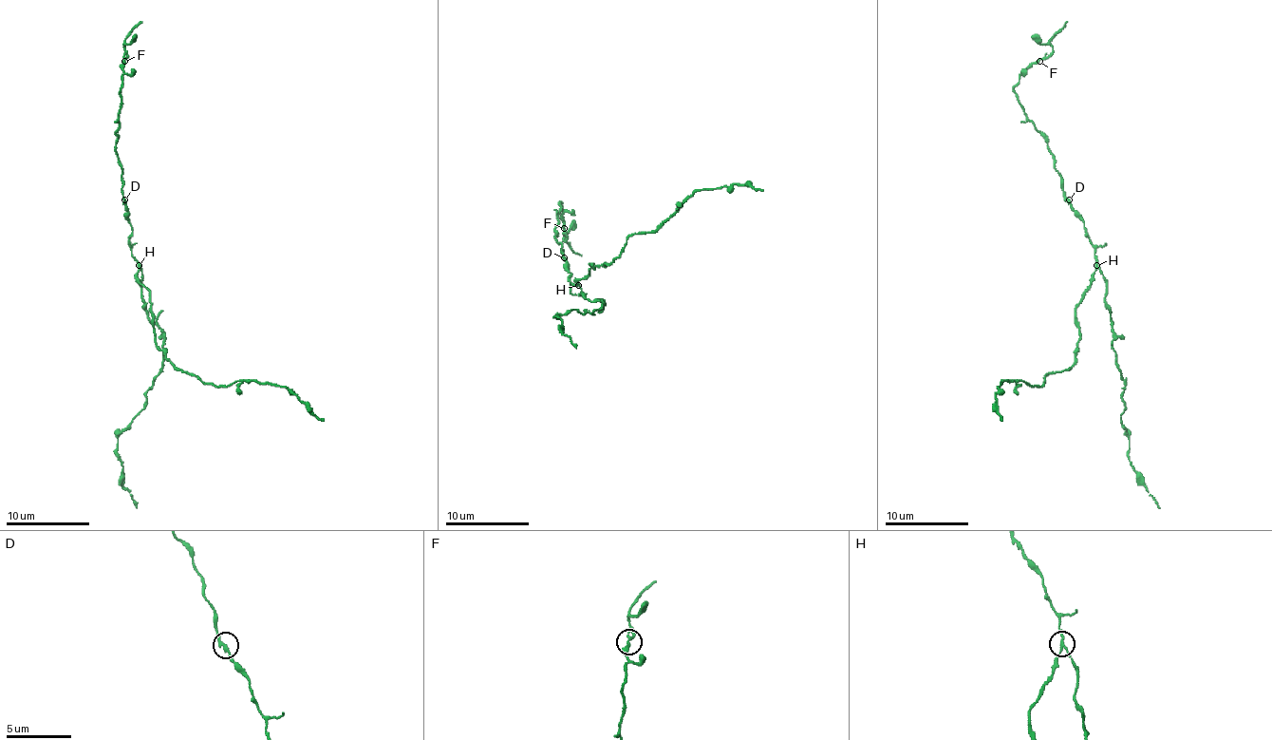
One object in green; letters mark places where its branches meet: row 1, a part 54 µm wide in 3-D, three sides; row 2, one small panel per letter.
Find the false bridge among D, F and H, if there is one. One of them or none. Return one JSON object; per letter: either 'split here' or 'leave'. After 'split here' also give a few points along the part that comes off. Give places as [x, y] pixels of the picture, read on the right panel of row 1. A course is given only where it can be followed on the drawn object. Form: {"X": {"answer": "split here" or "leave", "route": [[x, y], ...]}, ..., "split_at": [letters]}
{"D": {"answer": "leave"}, "F": {"answer": "leave"}, "H": {"answer": "split here", "route": [[1096, 265], [1075, 309], [1075, 361], [1048, 374], [1039, 387], [1020, 380], [998, 387], [1001, 420]]}, "split_at": ["H"]}

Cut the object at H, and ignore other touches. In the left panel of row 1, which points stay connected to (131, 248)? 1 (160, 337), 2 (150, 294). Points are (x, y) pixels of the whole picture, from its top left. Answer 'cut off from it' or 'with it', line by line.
1: with it
2: cut off from it

